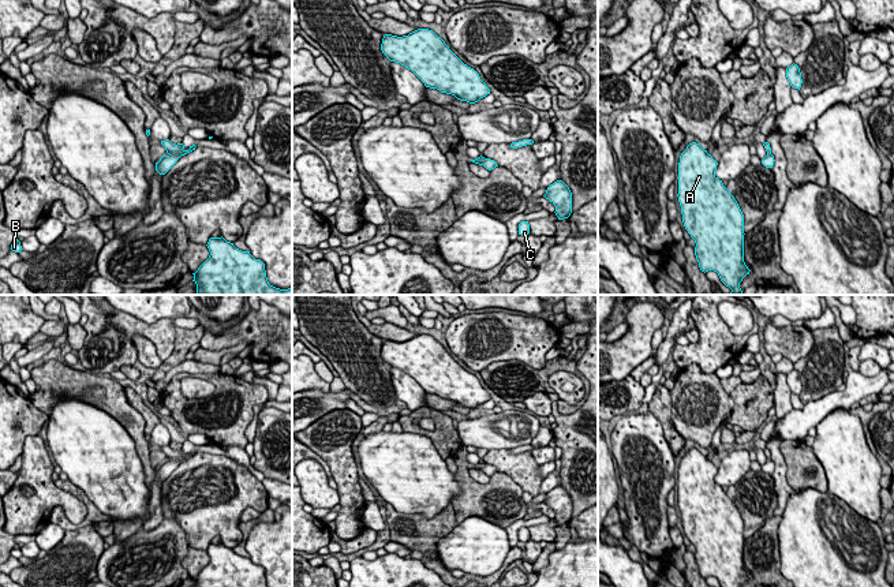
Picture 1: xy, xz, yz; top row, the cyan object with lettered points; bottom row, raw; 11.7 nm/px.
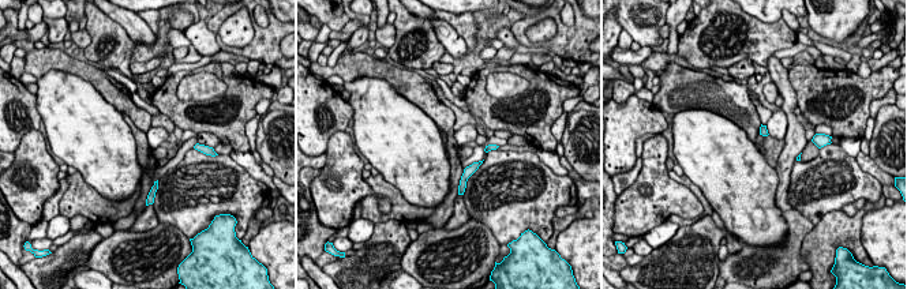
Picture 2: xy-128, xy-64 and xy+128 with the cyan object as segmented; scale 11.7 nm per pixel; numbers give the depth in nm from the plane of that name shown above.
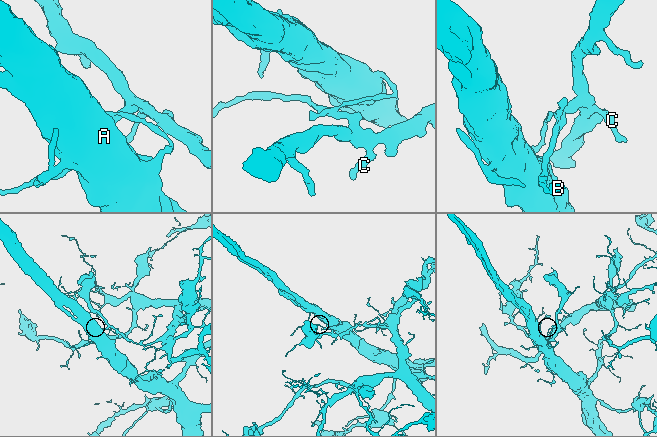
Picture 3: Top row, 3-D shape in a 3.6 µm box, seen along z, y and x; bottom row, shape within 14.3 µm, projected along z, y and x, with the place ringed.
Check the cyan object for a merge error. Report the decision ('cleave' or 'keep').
cleave

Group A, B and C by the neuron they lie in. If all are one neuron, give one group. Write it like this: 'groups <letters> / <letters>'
groups A / B C

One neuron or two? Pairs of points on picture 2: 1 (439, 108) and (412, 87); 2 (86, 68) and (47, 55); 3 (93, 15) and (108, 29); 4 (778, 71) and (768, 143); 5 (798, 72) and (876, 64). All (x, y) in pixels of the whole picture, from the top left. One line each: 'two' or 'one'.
1: one
2: one
3: one
4: two
5: two

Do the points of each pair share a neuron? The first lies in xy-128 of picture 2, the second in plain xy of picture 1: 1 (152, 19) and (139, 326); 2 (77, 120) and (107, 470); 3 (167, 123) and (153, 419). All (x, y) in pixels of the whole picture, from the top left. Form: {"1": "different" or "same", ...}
{"1": "same", "2": "same", "3": "same"}

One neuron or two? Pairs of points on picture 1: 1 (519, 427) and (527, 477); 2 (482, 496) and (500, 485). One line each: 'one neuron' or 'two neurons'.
1: two neurons
2: one neuron

